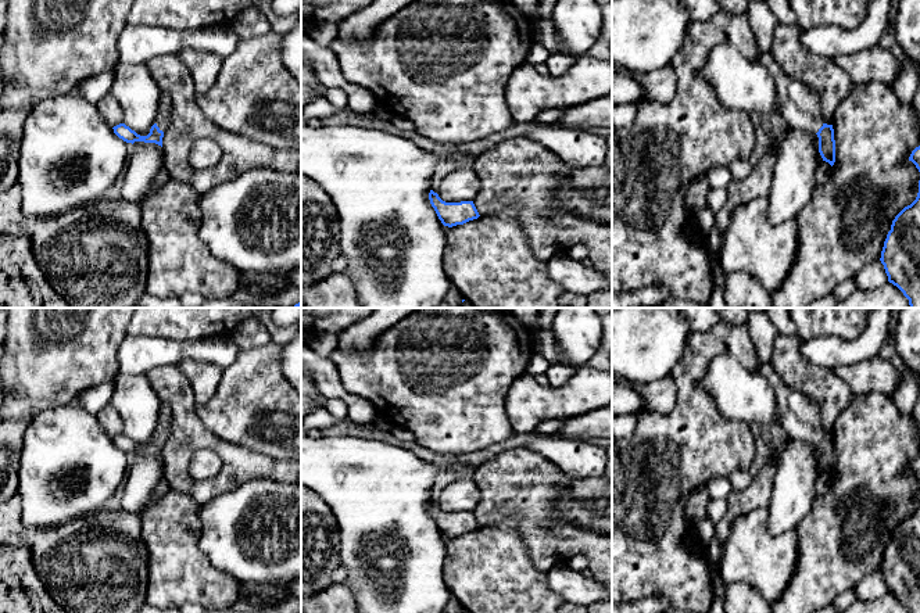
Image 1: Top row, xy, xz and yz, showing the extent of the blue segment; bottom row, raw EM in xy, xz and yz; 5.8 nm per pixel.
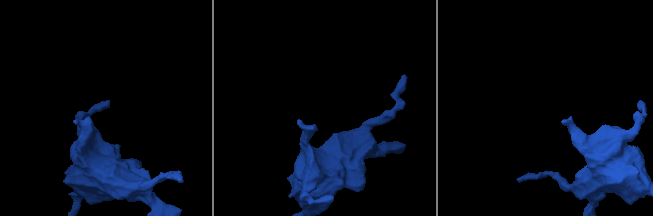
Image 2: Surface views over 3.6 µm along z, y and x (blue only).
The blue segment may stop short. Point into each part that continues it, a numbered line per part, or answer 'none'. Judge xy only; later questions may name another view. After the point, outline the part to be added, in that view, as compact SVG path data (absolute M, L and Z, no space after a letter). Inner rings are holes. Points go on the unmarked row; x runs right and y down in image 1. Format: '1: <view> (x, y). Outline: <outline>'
1: xy (163, 430). Outline: M161 404L160 406L160 417L157 422L155 434L164 444L171 434L171 409L167 404Z

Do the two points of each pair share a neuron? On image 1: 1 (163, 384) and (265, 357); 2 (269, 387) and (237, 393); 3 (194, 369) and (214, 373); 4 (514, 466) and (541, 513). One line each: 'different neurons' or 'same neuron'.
1: different neurons
2: same neuron
3: same neuron
4: same neuron

